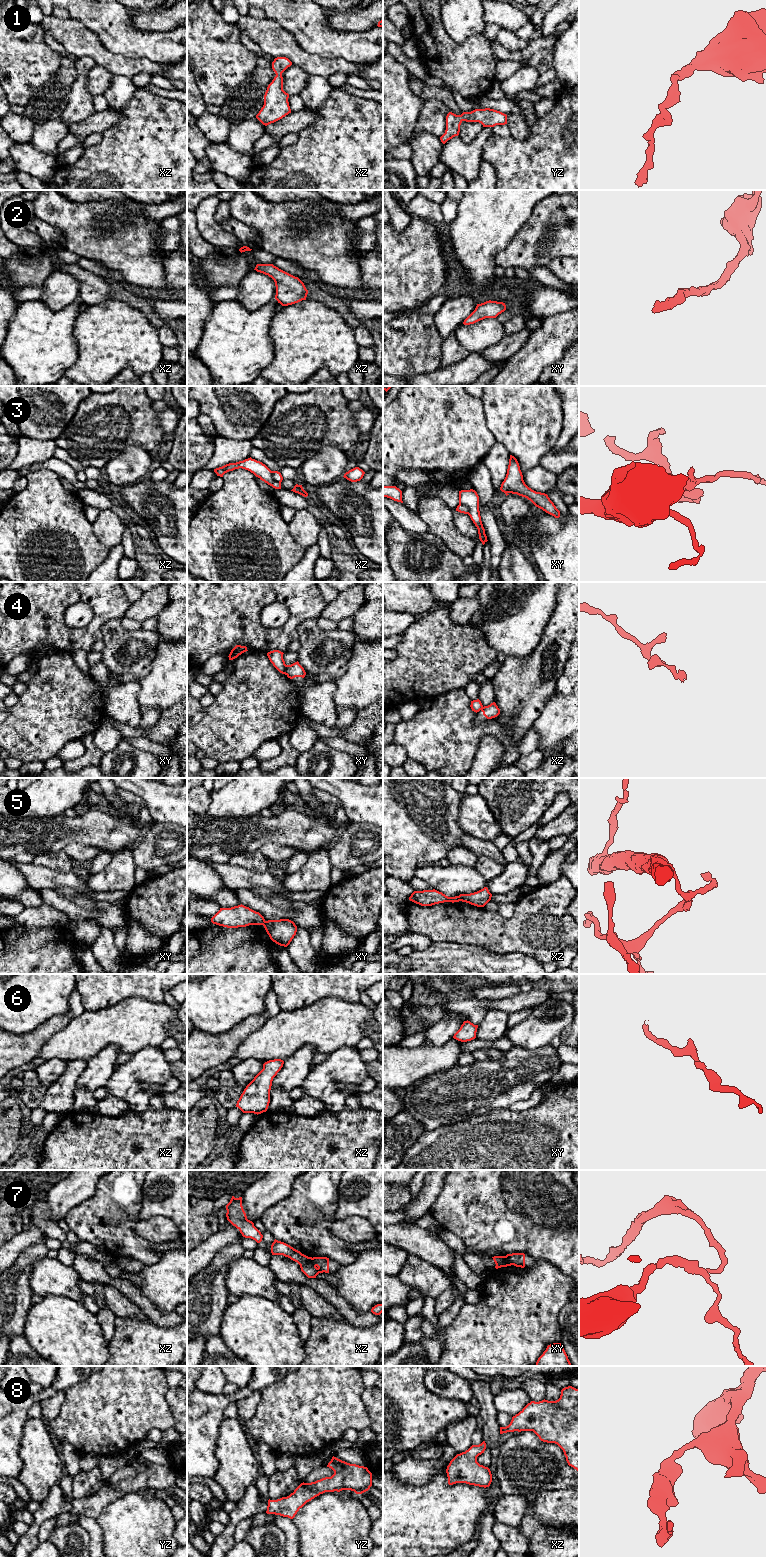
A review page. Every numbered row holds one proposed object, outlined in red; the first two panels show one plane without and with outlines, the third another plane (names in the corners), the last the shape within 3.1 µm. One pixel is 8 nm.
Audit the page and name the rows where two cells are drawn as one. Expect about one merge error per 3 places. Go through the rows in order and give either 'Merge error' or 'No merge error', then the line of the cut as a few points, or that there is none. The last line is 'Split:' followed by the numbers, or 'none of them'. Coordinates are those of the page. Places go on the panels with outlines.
1: No merge error. No split
2: No merge error. No split
3: Merge error. Split along xz (271, 471), (271, 477), (280, 483)
4: Merge error. Split along xy (285, 665), (286, 674)
5: Merge error. Split along xz (457, 896), (460, 900)
6: No merge error. No split
7: Merge error. Split along xz (300, 1264), (312, 1263), (315, 1266)
8: No merge error. No split
Split: 3, 4, 5, 7

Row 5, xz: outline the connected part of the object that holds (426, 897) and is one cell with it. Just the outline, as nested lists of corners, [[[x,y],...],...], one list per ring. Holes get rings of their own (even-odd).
[[[435,889],[414,891],[409,897],[409,900],[421,906],[432,906],[444,902],[454,903],[460,901],[458,896],[448,897]]]

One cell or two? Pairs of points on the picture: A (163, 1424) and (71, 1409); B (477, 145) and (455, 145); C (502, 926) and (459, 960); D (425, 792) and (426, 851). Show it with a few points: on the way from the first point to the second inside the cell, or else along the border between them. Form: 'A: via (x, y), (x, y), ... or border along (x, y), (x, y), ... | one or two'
A: via (140, 1414), (94, 1414) | one
B: via (472, 147), (460, 147) | one
C: border along (455, 942), (479, 945), (500, 954) | two
D: via (425, 807), (425, 836) | one

